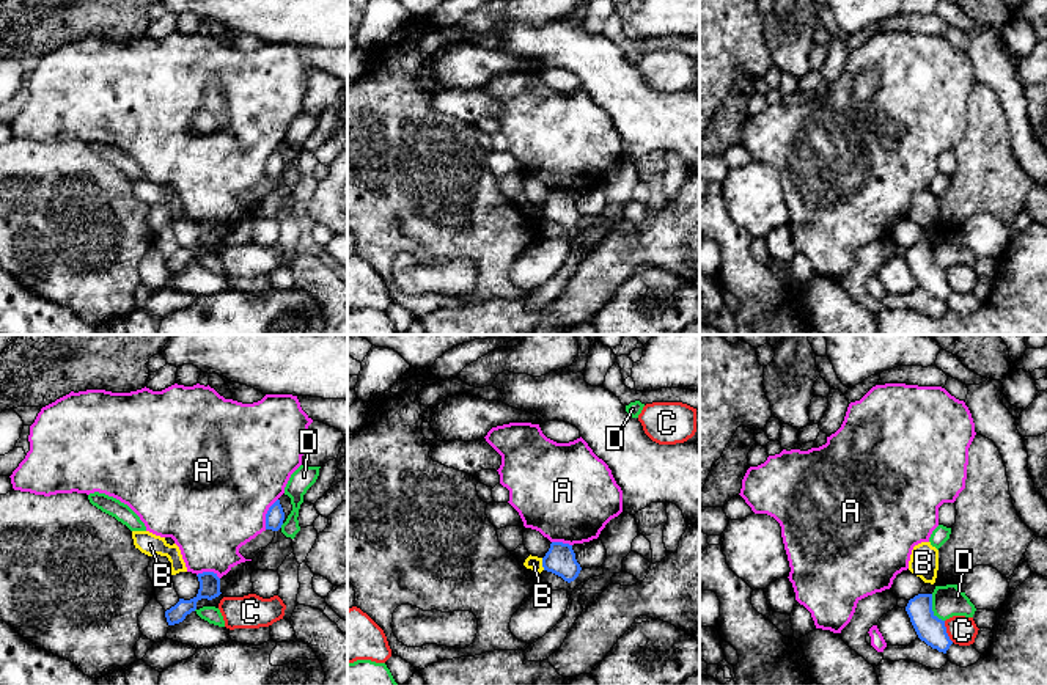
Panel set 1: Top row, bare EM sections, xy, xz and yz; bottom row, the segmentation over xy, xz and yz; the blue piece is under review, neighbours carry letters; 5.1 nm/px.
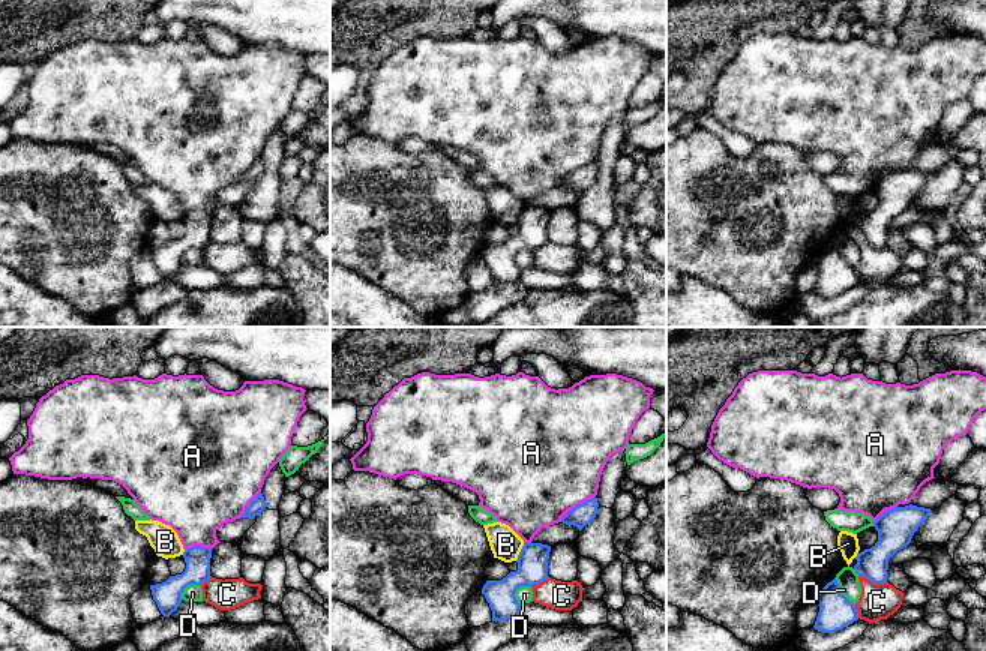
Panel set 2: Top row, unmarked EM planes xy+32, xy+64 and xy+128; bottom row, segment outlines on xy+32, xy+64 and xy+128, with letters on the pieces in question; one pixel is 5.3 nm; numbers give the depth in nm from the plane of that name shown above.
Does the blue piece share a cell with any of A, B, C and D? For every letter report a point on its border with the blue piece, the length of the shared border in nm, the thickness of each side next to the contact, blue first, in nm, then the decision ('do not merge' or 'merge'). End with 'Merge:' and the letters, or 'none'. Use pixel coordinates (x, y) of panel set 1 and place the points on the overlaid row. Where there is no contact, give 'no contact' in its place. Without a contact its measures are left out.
A: contact xy (266, 514); length 170 nm; calibres 100 and 500 nm; do not merge
B: contact xz (543, 564); length 70 nm; calibres 160 and 70 nm; do not merge
C: contact yz (945, 632); length 120 nm; calibres 140 and 150 nm; do not merge
D: contact yz (931, 608); length 160 nm; calibres 140 and 160 nm; do not merge
Merge: none

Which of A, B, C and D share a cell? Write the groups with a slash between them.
A / B / C / D

